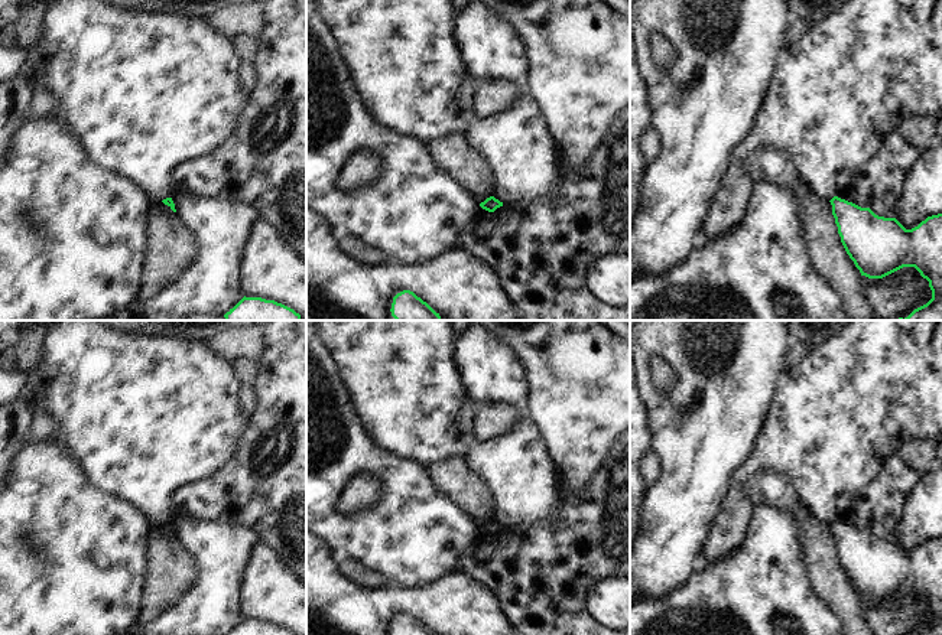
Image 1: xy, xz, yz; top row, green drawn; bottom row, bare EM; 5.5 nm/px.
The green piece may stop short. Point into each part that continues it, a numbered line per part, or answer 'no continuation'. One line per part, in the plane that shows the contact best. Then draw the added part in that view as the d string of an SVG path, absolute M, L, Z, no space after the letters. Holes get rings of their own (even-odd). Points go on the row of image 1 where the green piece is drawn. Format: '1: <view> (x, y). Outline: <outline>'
no continuation.

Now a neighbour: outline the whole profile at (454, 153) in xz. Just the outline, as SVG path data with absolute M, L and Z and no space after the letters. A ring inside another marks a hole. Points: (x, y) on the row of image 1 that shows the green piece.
M464 131L425 143L435 163L445 169L470 193L485 192L493 196L494 178L483 154L468 143Z

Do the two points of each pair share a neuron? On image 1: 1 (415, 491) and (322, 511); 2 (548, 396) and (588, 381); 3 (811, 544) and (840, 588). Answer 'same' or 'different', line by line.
1: same
2: same
3: same

